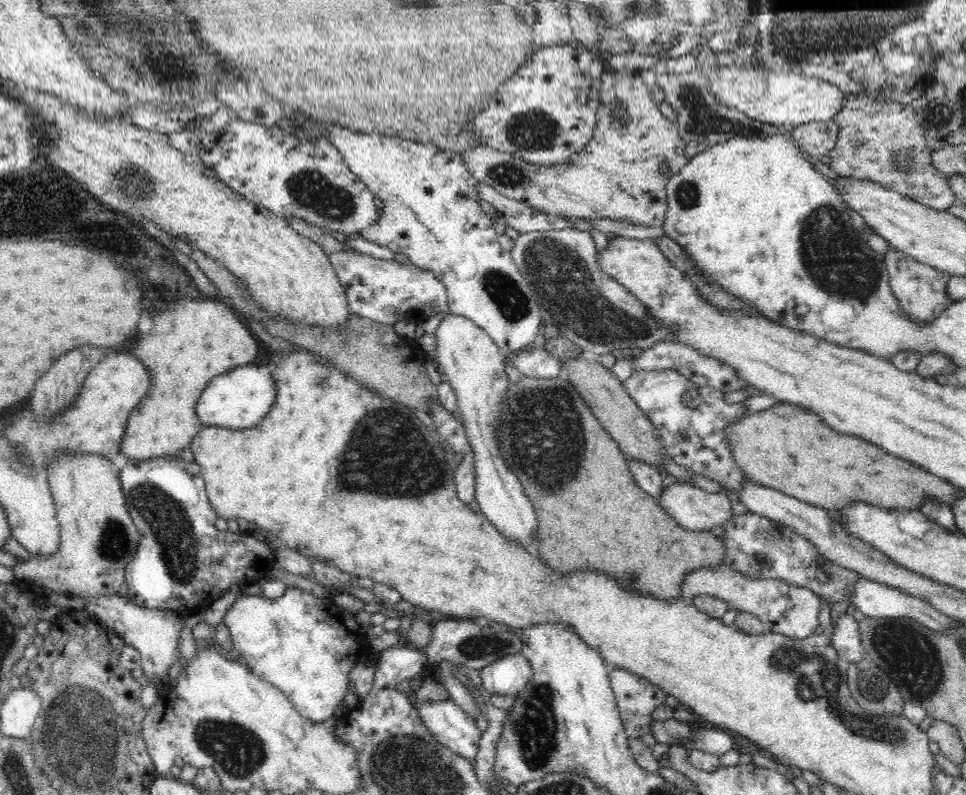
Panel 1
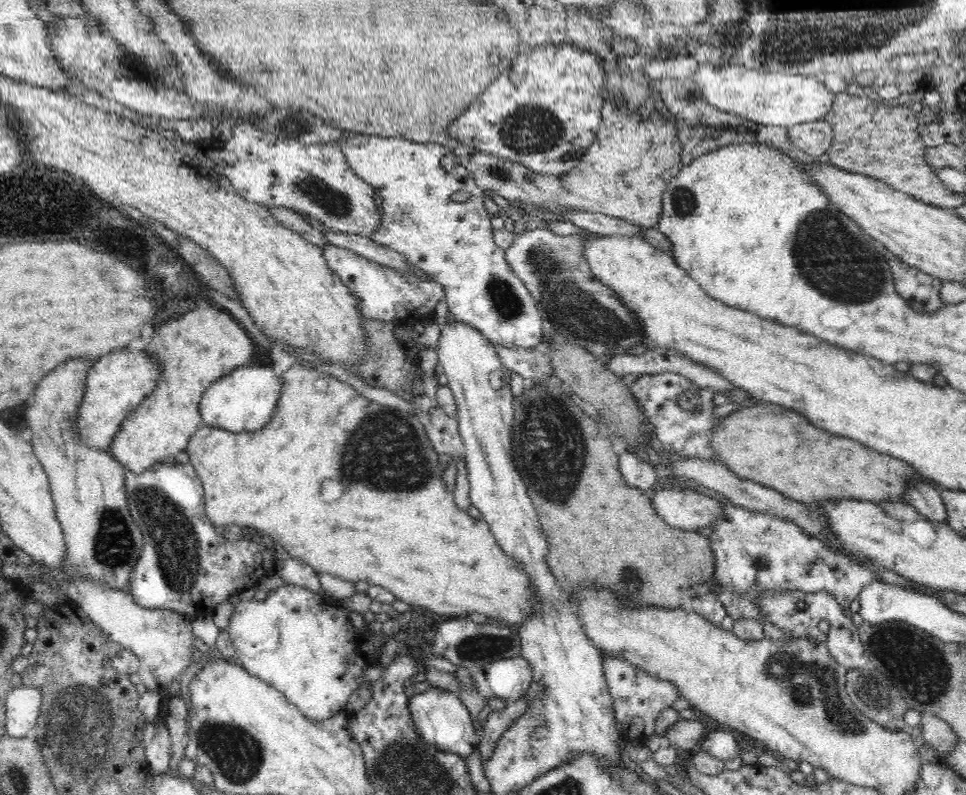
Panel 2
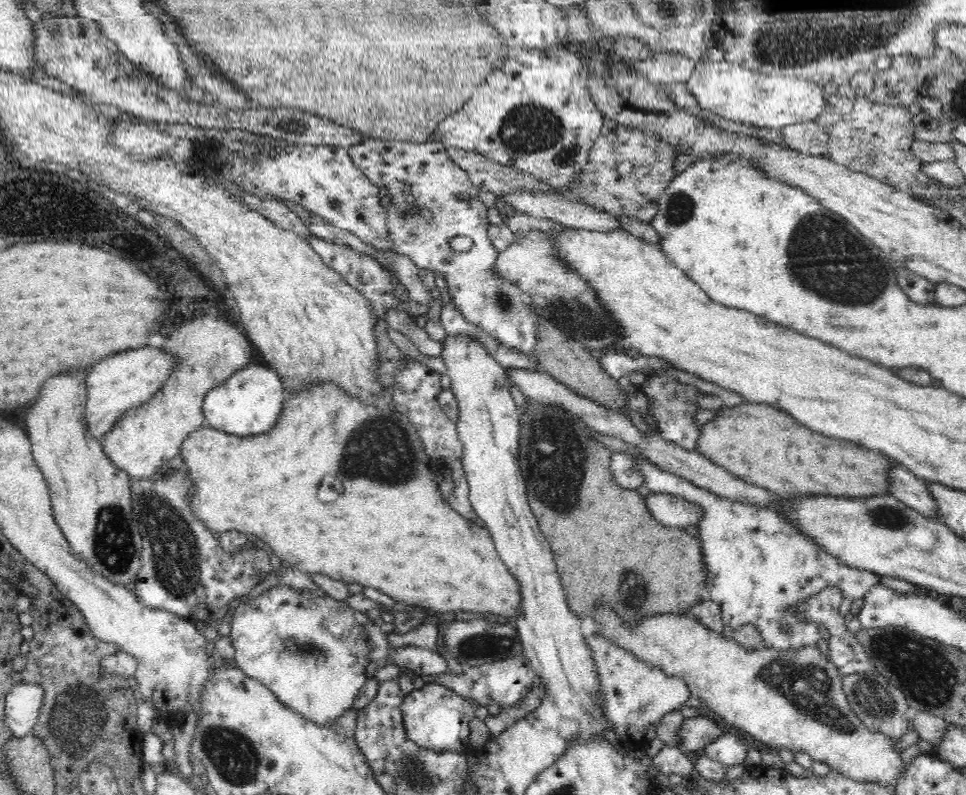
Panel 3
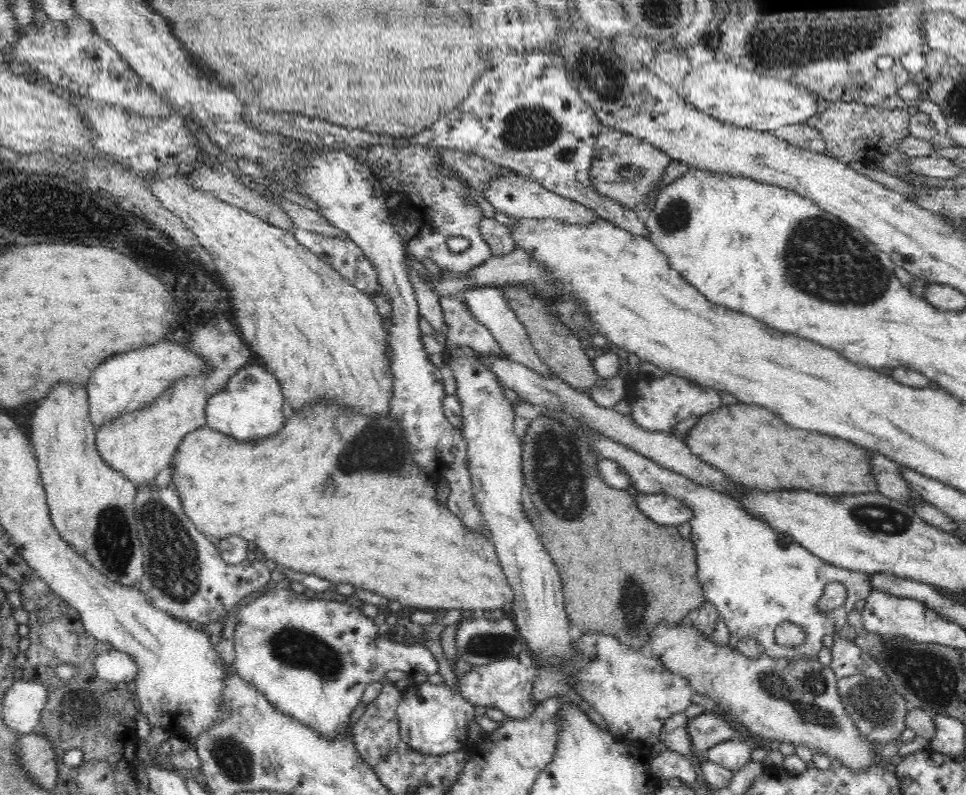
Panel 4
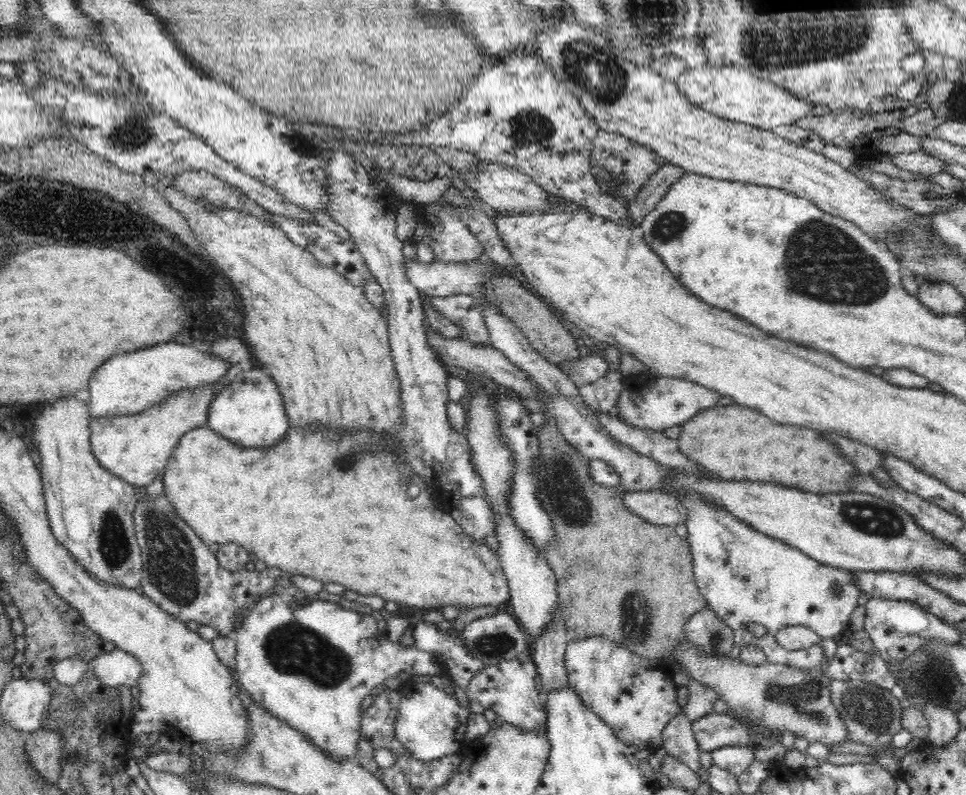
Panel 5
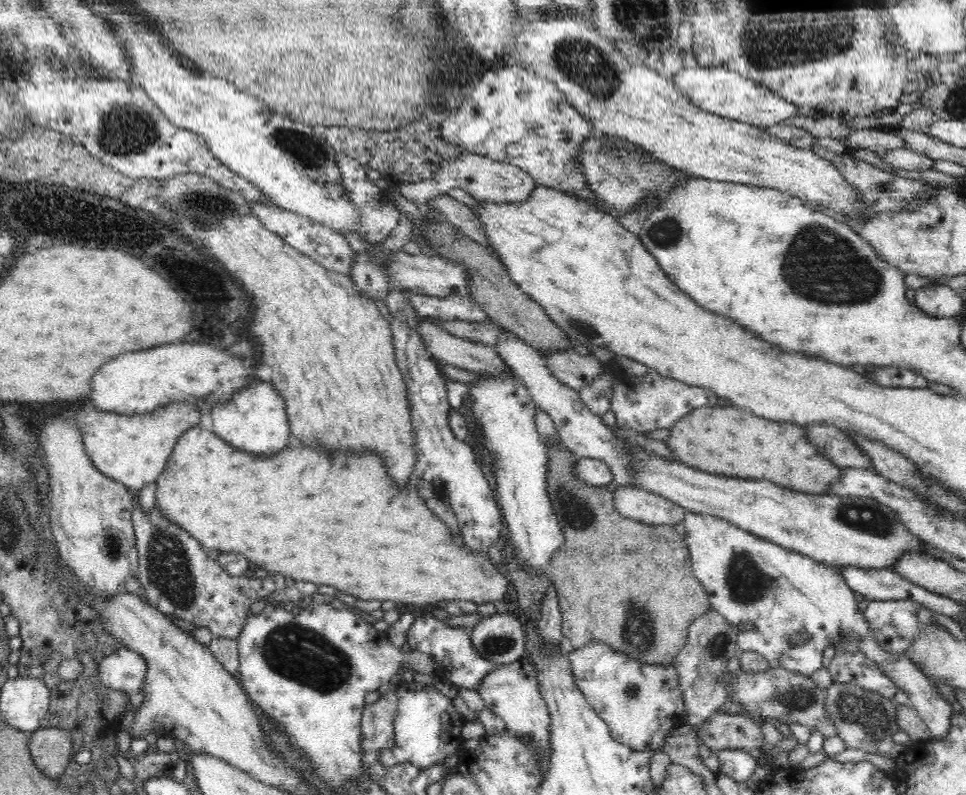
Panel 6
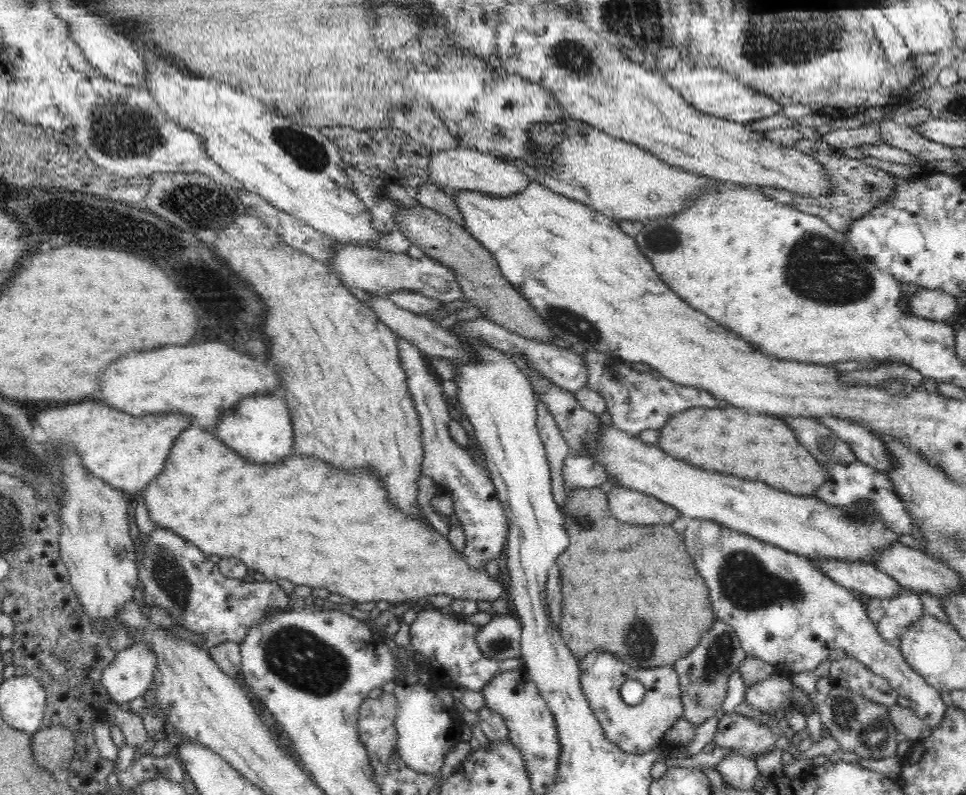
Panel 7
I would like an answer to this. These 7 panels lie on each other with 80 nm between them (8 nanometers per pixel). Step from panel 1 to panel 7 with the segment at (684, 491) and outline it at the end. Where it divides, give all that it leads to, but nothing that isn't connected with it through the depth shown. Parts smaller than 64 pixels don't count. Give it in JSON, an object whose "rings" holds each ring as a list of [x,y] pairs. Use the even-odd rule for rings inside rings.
{"rings":[[[614,485],[608,494],[610,512],[626,524],[670,525],[681,514],[670,505],[630,488]]]}

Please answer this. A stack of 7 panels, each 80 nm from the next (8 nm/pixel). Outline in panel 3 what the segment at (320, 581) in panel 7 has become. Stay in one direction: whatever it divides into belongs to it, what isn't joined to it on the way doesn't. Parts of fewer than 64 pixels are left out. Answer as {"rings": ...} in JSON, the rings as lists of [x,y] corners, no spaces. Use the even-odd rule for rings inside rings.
{"rings":[[[313,383],[307,385],[302,393],[286,396],[279,422],[272,428],[272,431],[257,436],[240,437],[205,426],[194,430],[183,440],[179,454],[186,463],[187,473],[194,489],[192,500],[190,500],[190,510],[212,533],[222,534],[230,532],[230,530],[237,530],[245,535],[254,534],[264,544],[268,544],[278,558],[290,562],[290,566],[294,566],[302,572],[326,574],[334,580],[350,582],[350,584],[356,582],[362,586],[378,588],[378,590],[386,592],[395,602],[406,602],[409,609],[422,606],[422,608],[432,608],[434,612],[441,613],[462,610],[464,612],[480,612],[481,614],[499,614],[506,618],[517,615],[521,603],[519,582],[508,572],[508,567],[500,558],[487,527],[479,526],[472,520],[464,518],[452,508],[451,500],[443,498],[435,479],[441,465],[432,461],[424,452],[416,428],[401,412],[396,412],[386,405],[370,406],[364,404],[360,399],[350,397],[342,392],[342,389],[338,389],[334,383],[318,385]],[[368,424],[370,424],[370,474],[368,474]],[[326,476],[334,476],[334,478],[342,476],[340,482],[344,486],[344,492],[336,498],[336,502],[322,502],[318,498],[318,488],[322,486],[322,480]]]}

